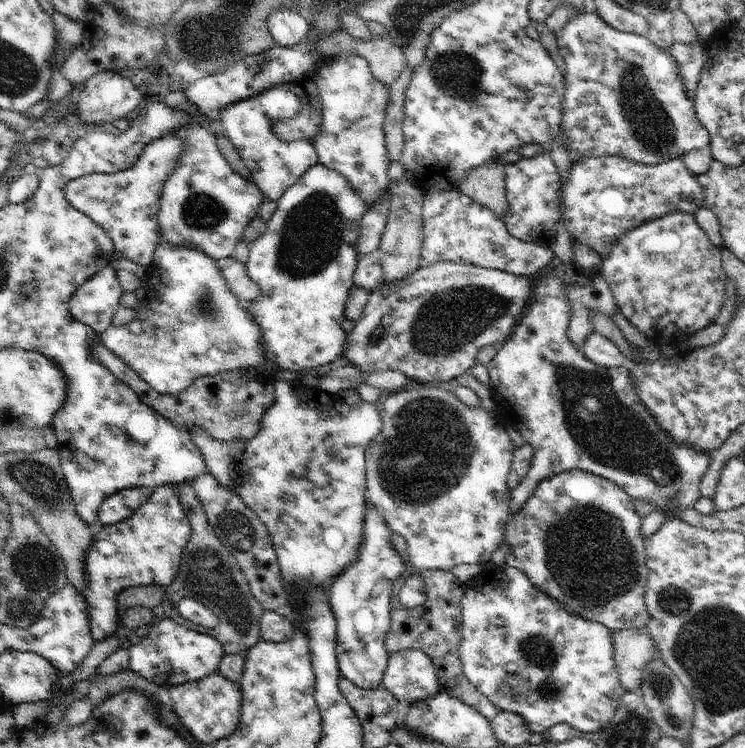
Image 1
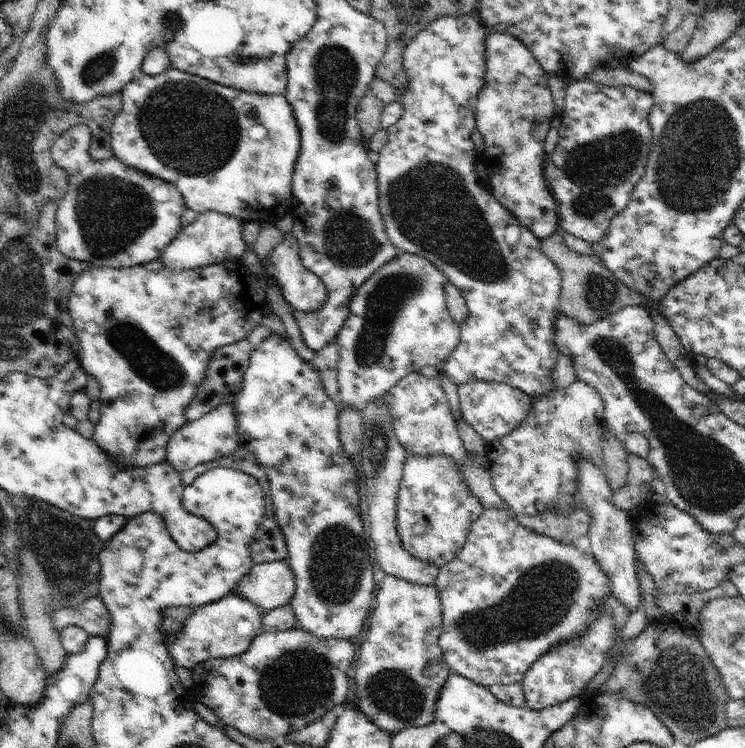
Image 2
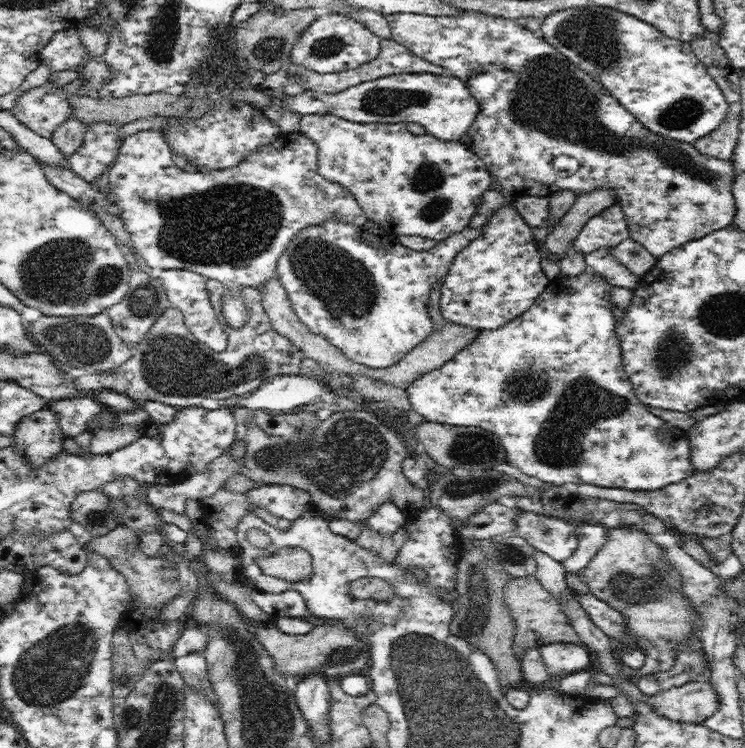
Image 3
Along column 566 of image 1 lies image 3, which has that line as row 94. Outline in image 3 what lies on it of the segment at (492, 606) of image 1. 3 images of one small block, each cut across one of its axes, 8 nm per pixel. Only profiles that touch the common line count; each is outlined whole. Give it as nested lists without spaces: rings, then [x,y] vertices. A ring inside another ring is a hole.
[[[580,7],[580,8],[568,8],[568,10],[556,10],[553,11],[544,19],[544,23],[541,26],[544,32],[543,38],[546,42],[550,43],[556,50],[560,51],[568,60],[574,65],[582,68],[584,72],[588,73],[590,77],[600,82],[605,89],[608,89],[609,94],[620,102],[621,106],[624,106],[628,112],[632,113],[638,122],[642,123],[648,130],[652,130],[654,133],[662,134],[662,136],[688,142],[690,144],[696,142],[699,138],[706,136],[713,130],[716,130],[722,122],[724,122],[726,112],[728,110],[728,102],[724,97],[722,89],[719,84],[710,76],[707,71],[707,66],[700,62],[700,59],[694,54],[691,43],[682,42],[677,39],[669,38],[664,35],[660,30],[654,28],[650,24],[643,22],[639,18],[614,10],[608,7]]]

